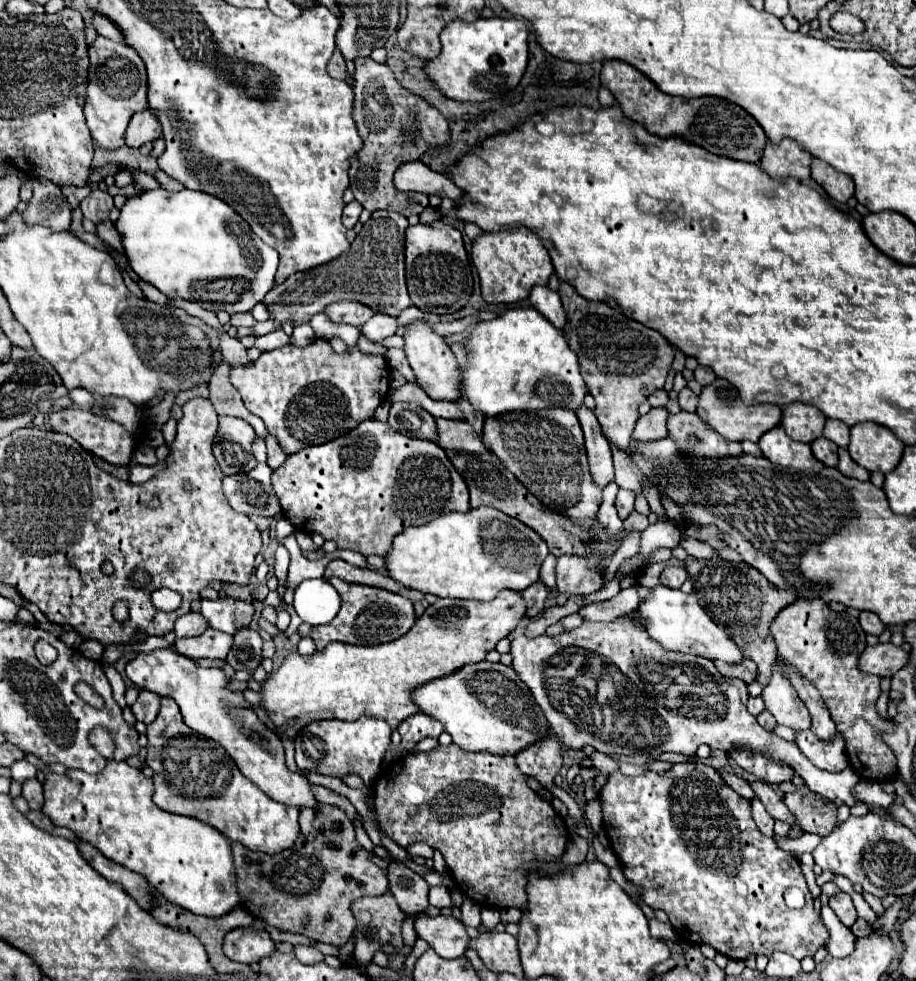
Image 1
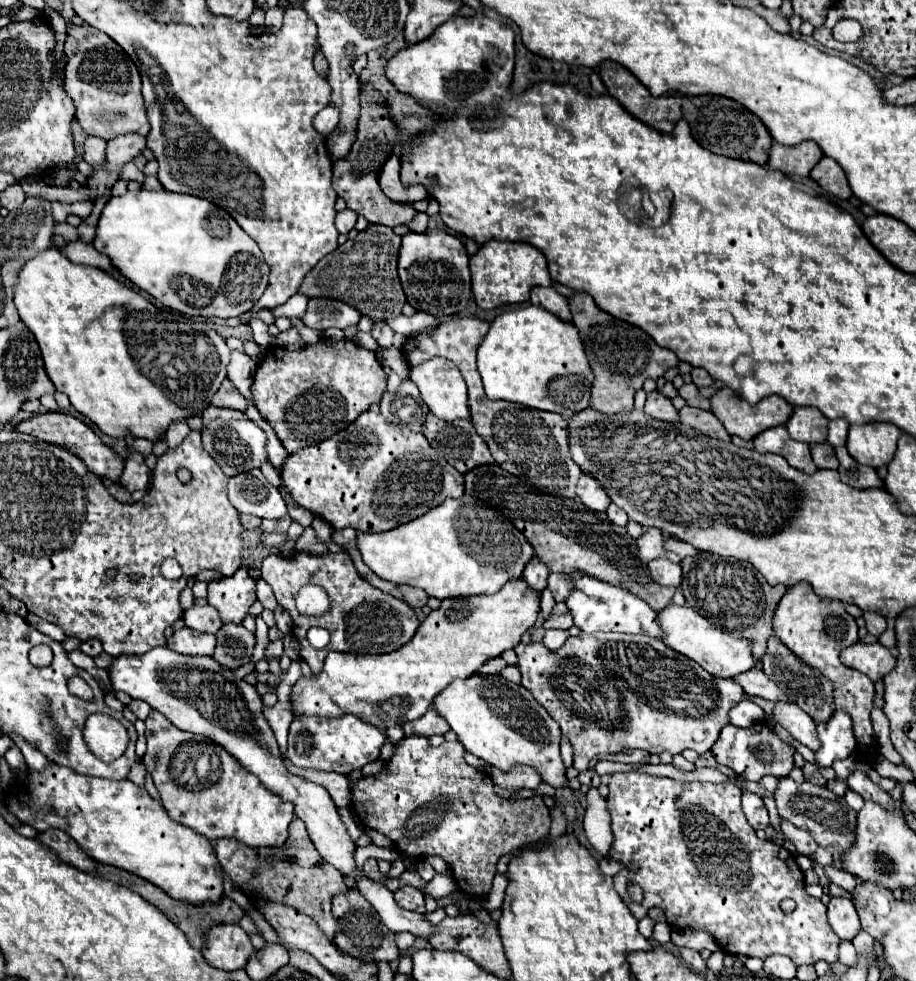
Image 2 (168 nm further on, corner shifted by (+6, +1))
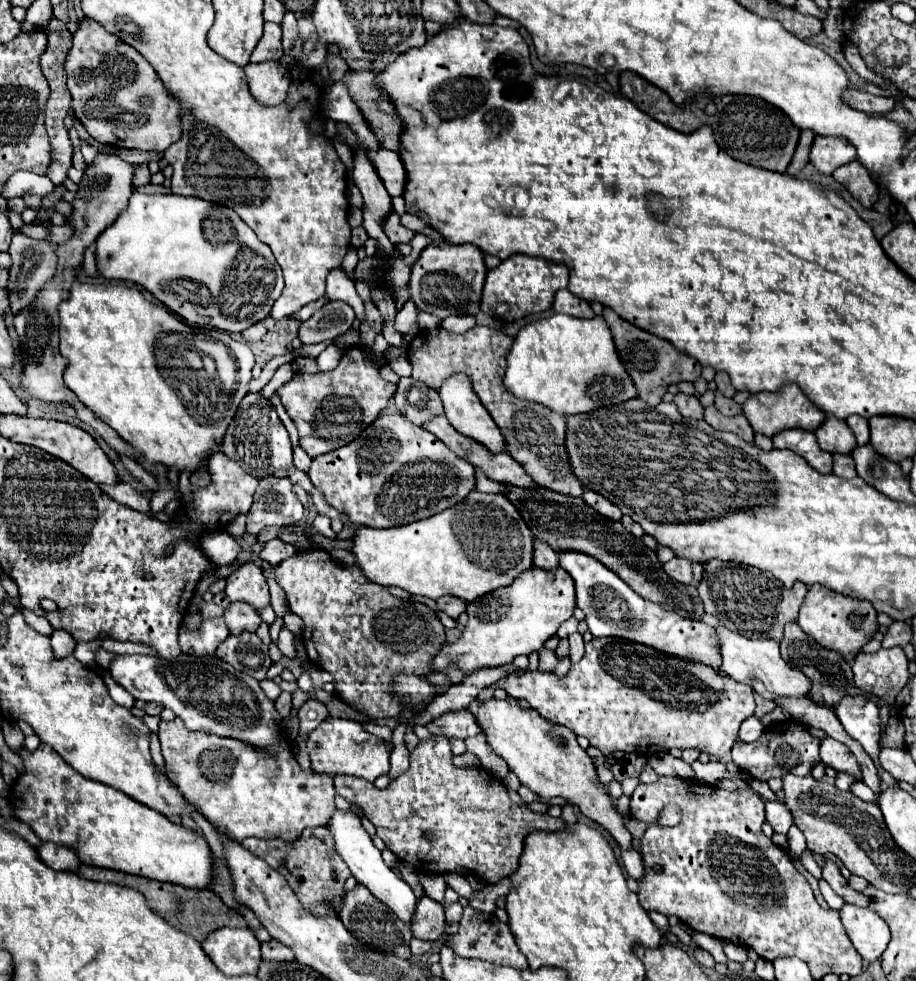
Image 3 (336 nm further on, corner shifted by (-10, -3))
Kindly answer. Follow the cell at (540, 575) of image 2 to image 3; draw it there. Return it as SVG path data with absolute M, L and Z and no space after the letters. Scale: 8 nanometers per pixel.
M536 540L536 556L534 556L534 566L542 570L556 570L558 564L558 552L552 550L548 544Z

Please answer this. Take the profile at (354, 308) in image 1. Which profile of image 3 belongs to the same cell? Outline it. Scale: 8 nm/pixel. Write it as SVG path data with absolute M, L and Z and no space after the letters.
M326 302L306 322L300 324L298 338L302 344L318 344L332 340L352 328L356 314L346 302Z

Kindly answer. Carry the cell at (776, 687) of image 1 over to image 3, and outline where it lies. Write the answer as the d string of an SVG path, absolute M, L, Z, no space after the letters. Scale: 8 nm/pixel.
M822 738L820 740L820 756L826 766L832 766L836 772L850 772L860 780L860 770L856 764L856 758L848 750L846 744L834 740L834 738Z

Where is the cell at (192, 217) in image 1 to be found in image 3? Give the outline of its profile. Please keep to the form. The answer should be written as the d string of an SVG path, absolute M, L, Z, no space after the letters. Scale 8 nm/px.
M142 194L130 196L128 208L96 240L98 272L110 280L140 284L164 302L172 312L182 316L190 326L212 326L226 332L242 332L264 320L272 304L280 298L284 280L282 270L268 244L260 242L252 228L230 208L200 198L176 194Z

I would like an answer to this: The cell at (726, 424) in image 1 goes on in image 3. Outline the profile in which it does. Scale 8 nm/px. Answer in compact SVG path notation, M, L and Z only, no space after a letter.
M790 384L790 386L784 386L782 390L778 392L758 392L758 394L750 394L750 398L742 404L742 412L744 416L748 418L748 422L752 424L754 432L758 434L764 434L768 438L776 436L778 432L782 430L790 430L790 428L800 428L800 430L816 430L826 414L820 412L806 396L804 392L796 386L796 384Z

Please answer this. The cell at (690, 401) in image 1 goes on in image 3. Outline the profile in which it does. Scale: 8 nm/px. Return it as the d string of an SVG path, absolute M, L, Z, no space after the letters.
M714 392L714 406L724 414L724 416L736 416L742 412L742 406L736 404L732 398L726 398L722 392Z

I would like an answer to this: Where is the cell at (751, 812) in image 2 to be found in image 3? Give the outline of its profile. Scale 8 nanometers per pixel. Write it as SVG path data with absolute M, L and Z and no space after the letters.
M766 802L766 822L774 832L786 834L792 826L792 814L782 802Z

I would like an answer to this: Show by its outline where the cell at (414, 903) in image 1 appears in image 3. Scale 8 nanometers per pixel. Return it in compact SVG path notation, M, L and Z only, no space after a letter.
M422 896L418 900L410 928L416 938L438 940L444 934L444 908L436 900Z

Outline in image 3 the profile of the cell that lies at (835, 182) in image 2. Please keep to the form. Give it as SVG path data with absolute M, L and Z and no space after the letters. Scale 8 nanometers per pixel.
M858 160L836 168L832 178L840 182L864 208L872 208L872 204L878 200L876 182L870 178L870 172Z

